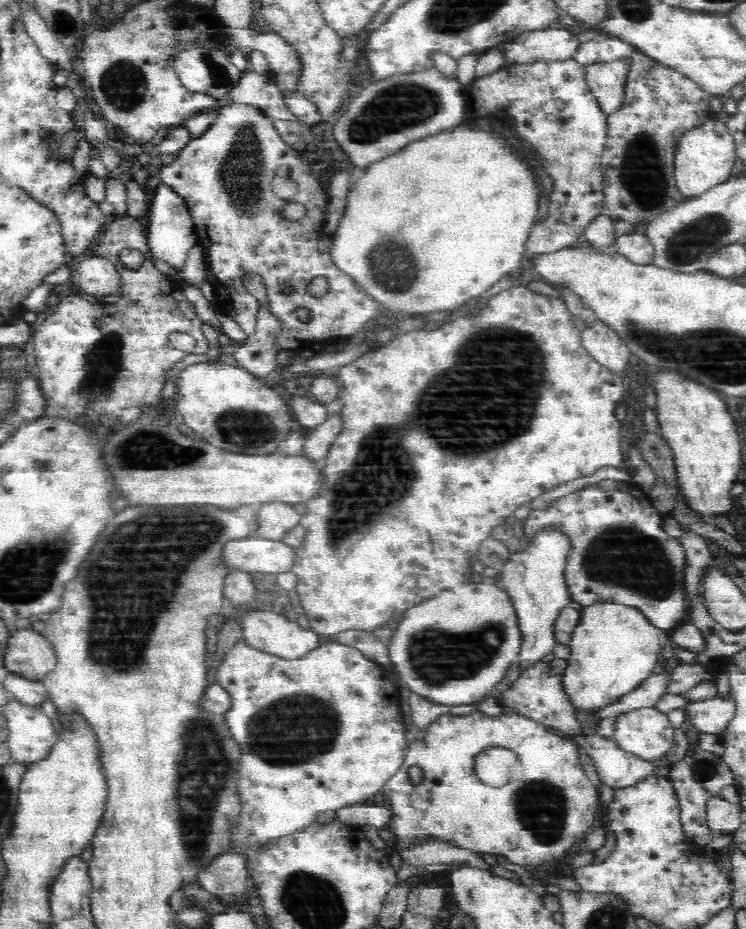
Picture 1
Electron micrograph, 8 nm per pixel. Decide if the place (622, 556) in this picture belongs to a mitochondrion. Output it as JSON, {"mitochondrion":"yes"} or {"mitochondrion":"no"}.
{"mitochondrion":"yes"}

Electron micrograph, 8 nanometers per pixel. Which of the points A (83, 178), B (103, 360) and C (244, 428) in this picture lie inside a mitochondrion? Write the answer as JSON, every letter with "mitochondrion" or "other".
{"A":"other","B":"mitochondrion","C":"mitochondrion"}

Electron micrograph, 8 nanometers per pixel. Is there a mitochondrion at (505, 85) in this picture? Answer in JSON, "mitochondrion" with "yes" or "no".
{"mitochondrion":"no"}

